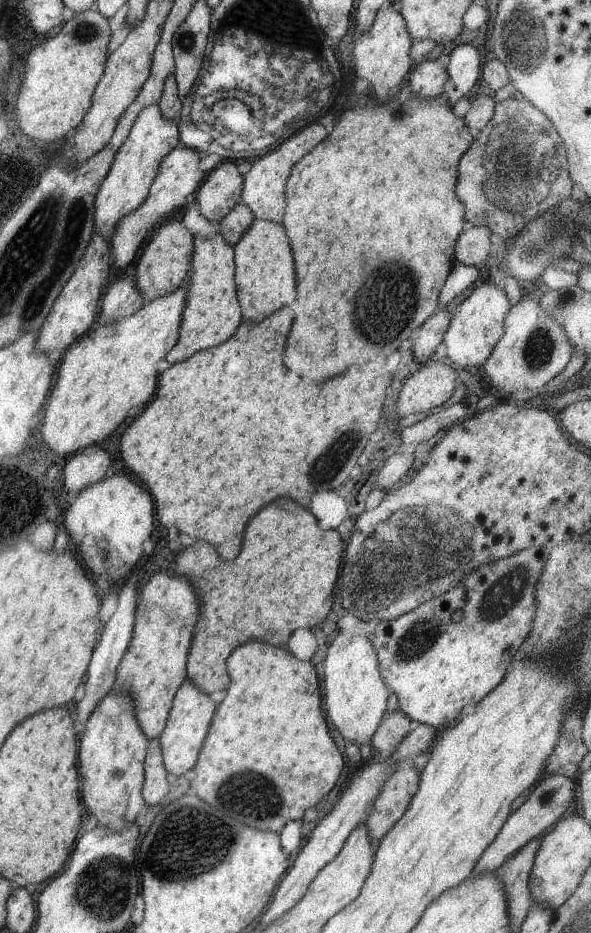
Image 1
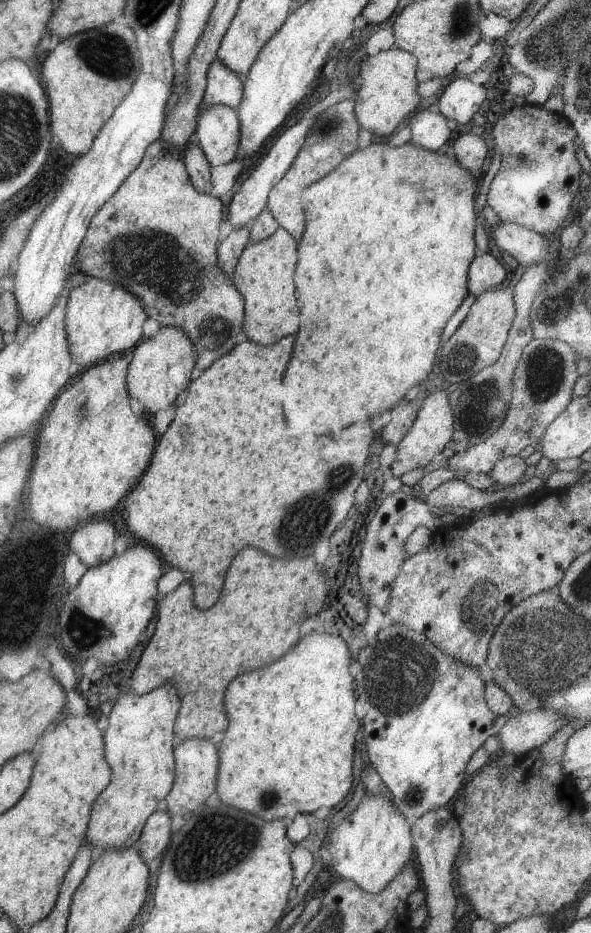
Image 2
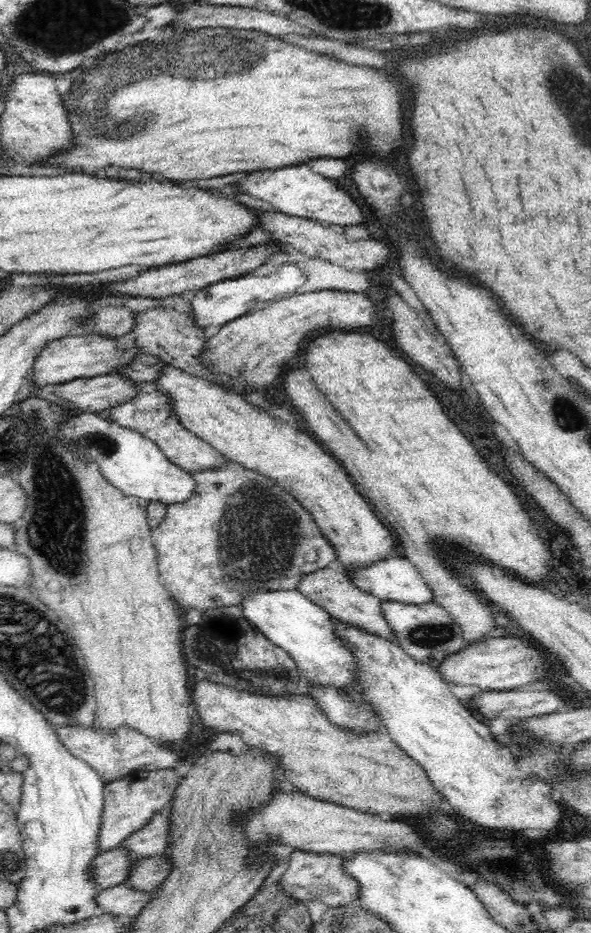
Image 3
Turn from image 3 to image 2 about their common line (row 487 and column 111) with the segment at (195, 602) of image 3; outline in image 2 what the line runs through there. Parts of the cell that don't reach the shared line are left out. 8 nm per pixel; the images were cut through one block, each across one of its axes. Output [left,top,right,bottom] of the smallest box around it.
[75,140,244,370]

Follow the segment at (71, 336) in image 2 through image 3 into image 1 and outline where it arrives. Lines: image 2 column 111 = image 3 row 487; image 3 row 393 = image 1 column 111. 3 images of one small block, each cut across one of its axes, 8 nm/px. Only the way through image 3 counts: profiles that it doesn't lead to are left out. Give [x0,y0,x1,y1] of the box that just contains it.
[94,105,179,242]

